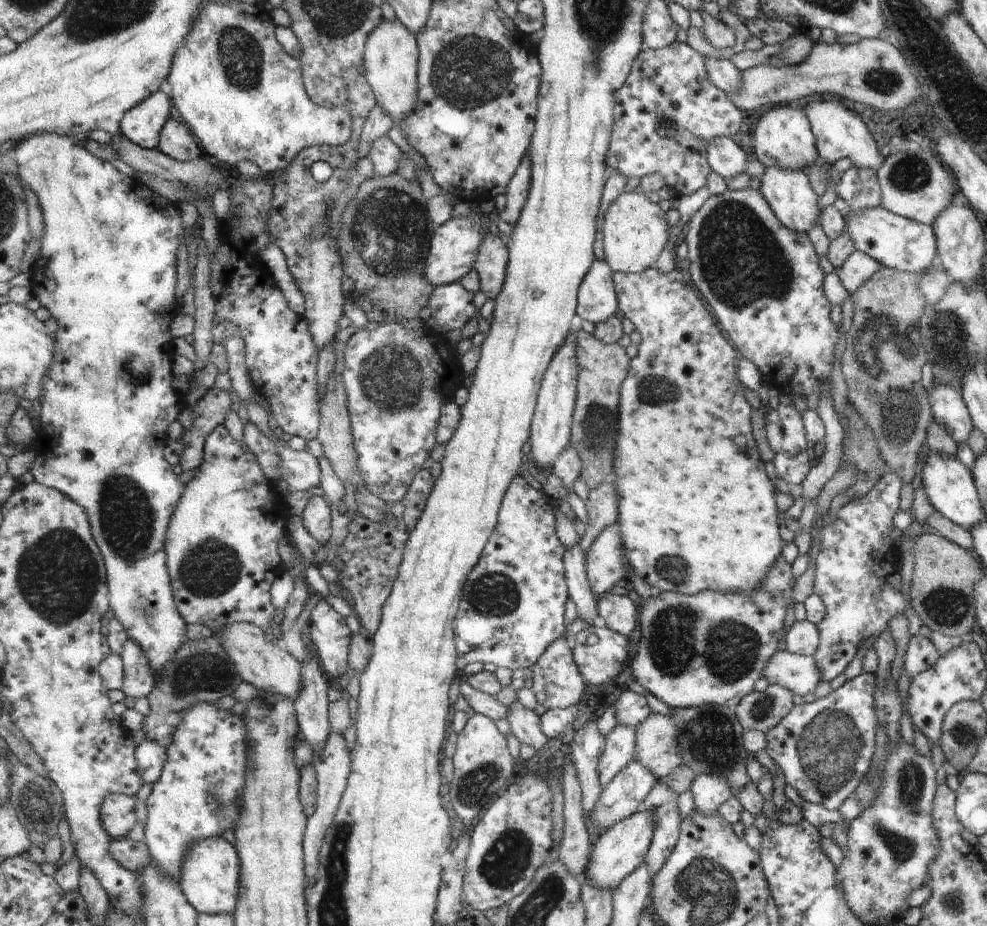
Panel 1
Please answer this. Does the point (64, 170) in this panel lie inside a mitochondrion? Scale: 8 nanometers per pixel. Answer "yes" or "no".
no

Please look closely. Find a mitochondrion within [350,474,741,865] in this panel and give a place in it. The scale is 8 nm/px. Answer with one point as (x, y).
(493, 595)

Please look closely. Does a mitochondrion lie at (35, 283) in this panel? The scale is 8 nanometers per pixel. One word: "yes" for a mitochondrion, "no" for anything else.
no

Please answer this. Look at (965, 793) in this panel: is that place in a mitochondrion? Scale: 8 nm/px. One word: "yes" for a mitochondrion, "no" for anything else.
no

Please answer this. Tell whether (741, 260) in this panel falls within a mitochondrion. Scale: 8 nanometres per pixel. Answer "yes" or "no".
yes

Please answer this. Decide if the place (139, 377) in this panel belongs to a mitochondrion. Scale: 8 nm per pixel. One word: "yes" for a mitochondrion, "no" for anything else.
yes

